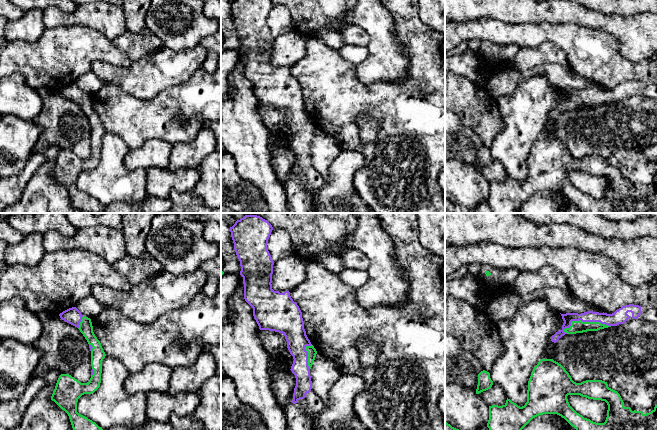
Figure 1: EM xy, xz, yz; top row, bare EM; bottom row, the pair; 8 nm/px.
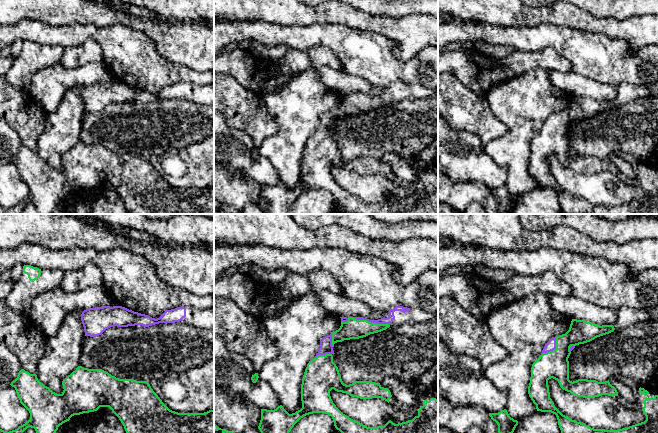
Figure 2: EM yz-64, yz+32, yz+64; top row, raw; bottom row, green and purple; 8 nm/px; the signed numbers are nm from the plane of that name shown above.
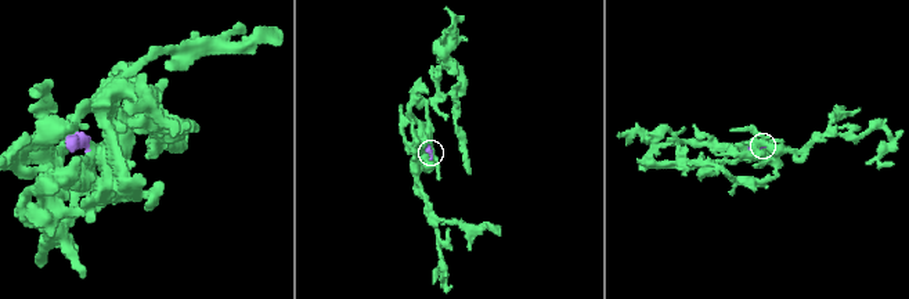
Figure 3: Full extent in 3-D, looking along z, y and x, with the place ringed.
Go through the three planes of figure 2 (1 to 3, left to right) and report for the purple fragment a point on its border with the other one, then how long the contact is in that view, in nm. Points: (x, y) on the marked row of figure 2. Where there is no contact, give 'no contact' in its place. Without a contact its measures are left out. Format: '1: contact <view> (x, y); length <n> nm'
1: no contact
2: contact yz+32 (370, 322); length 320 nm
3: contact yz+64 (553, 350); length 200 nm

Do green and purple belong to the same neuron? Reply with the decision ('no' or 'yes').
yes

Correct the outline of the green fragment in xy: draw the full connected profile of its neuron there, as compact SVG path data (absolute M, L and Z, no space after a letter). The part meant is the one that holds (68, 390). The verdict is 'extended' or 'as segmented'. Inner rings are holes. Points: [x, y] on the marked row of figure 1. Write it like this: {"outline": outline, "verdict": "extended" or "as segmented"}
{"outline": "M76 307L63 311L59 316L77 327L87 340L91 351L92 370L88 383L81 383L69 374L61 374L51 400L68 414L73 430L103 430L95 422L77 412L77 402L82 395L92 394L100 387L102 361L106 354L93 332L90 318L82 315Z", "verdict": "extended"}

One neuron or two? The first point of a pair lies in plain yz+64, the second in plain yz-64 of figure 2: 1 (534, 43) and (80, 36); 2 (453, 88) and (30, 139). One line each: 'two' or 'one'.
1: one
2: one

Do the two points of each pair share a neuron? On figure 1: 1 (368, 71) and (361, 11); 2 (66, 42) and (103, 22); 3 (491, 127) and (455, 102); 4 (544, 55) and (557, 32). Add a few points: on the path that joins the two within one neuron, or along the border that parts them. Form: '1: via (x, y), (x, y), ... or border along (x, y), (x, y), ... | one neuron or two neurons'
1: via (376, 56), (376, 26) | one neuron
2: border along (67, 26), (88, 26), (100, 31), (110, 40) | two neurons
3: via (482, 118), (464, 102) | one neuron
4: border along (528, 47), (553, 42), (562, 50), (567, 60) | two neurons

